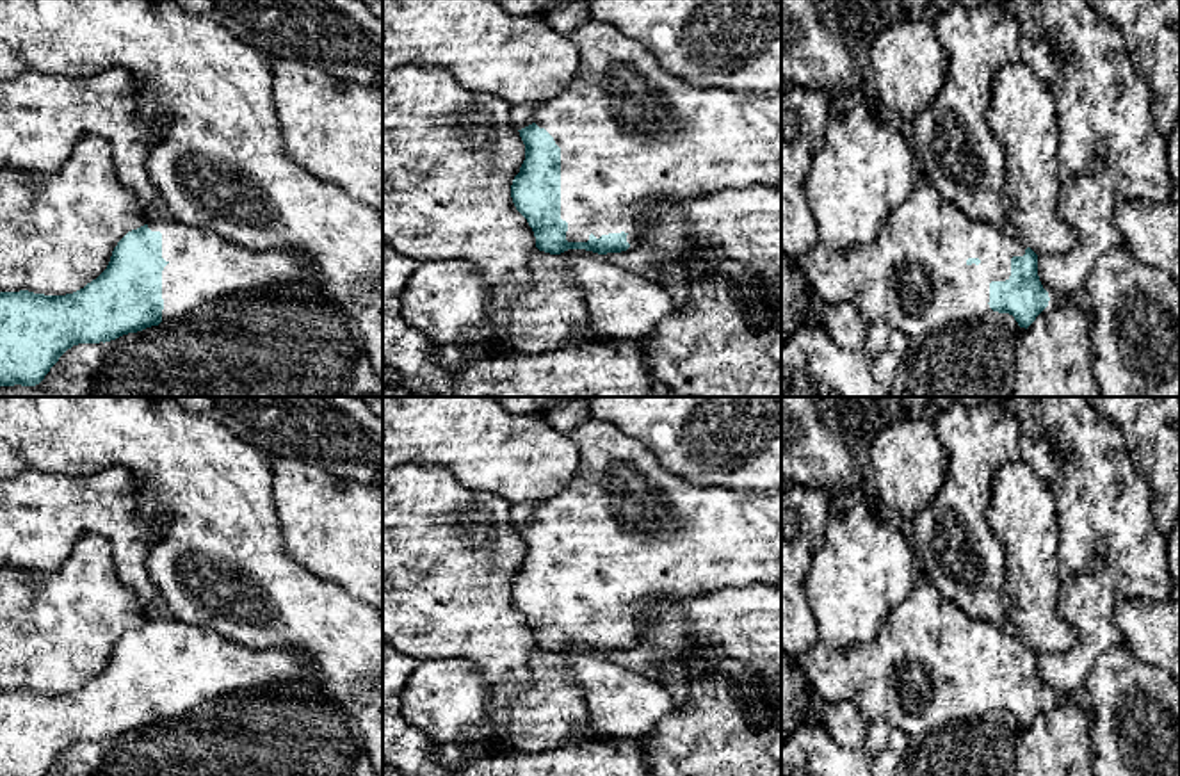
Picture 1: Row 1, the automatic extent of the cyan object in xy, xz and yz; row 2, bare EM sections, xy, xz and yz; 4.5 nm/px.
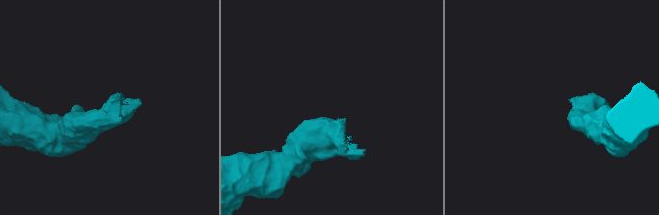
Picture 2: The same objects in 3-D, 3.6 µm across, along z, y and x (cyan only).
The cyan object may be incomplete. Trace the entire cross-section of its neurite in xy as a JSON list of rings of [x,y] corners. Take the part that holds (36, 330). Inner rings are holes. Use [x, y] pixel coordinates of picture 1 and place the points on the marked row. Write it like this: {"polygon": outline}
{"polygon": [[[158,215],[128,231],[114,247],[107,269],[73,294],[0,292],[0,386],[39,384],[73,345],[105,344],[182,317],[205,303],[219,303],[238,292],[287,283],[313,283],[324,290],[308,255],[287,249],[249,249],[210,230]]]}

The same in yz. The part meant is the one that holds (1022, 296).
{"polygon": [[[922,173],[872,242],[847,253],[819,242],[797,263],[824,303],[851,303],[870,326],[888,324],[909,340],[993,311],[1013,315],[1027,329],[1050,301],[1038,276],[1038,255],[1013,231],[966,217]]]}

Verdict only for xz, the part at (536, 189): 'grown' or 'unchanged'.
grown

